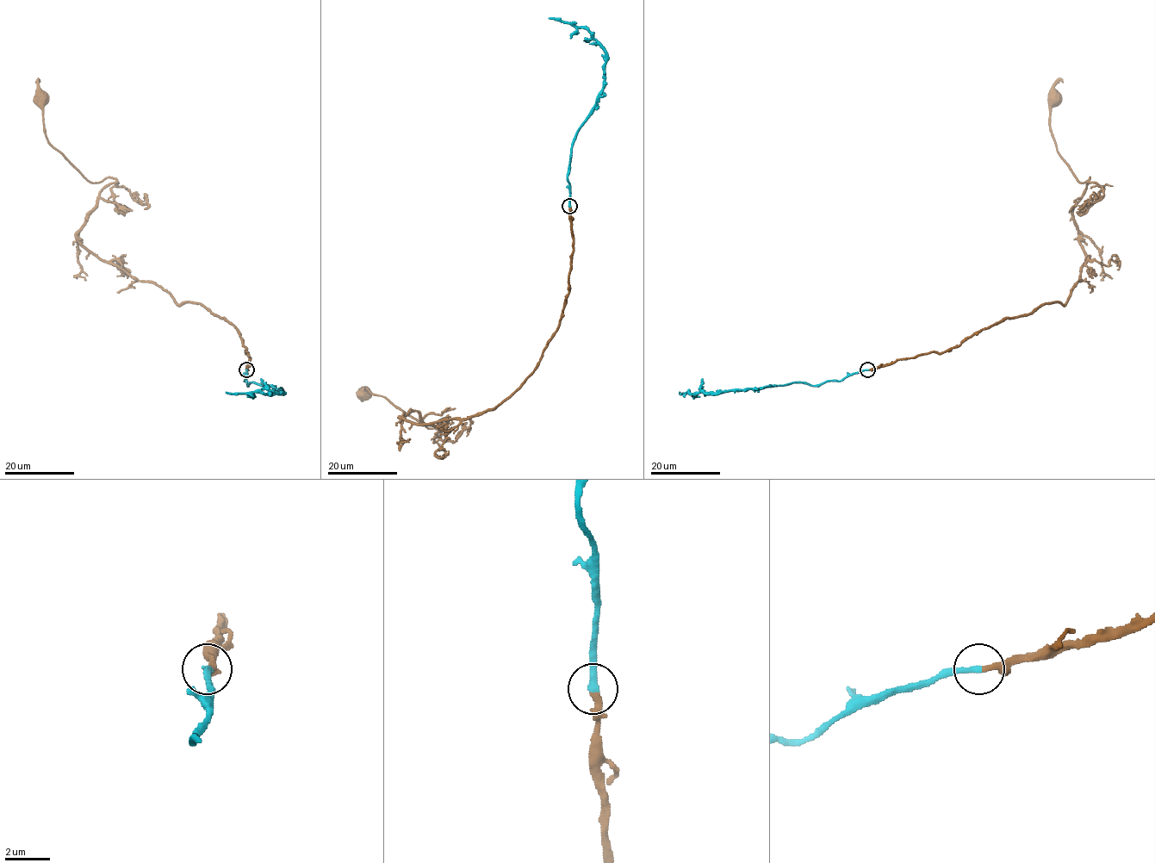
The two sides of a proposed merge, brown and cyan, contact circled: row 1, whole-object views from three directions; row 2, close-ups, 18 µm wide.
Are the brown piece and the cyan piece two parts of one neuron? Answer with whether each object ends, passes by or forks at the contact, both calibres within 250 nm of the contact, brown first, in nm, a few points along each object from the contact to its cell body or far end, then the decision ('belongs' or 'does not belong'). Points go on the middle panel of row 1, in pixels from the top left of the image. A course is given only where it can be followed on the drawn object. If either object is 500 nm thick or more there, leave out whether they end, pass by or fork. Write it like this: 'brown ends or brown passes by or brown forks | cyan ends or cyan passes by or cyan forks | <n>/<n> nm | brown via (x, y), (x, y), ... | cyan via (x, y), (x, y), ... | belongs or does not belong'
brown ends | cyan ends | 300/320 nm | brown via (569, 206), (559, 327), (499, 404), (400, 419), (417, 411), (438, 427), (428, 428), (363, 393) | cyan via (569, 206), (568, 178), (571, 150), (578, 129), (602, 89), (605, 48), (587, 29), (549, 18) | belongs

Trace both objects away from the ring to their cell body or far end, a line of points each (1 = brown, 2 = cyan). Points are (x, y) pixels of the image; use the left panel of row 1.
1: (246, 369), (225, 319), (82, 244), (115, 180), (90, 182), (50, 144), (40, 97)
2: (246, 369), (245, 381), (248, 386), (255, 382), (279, 388), (282, 393), (226, 392)

